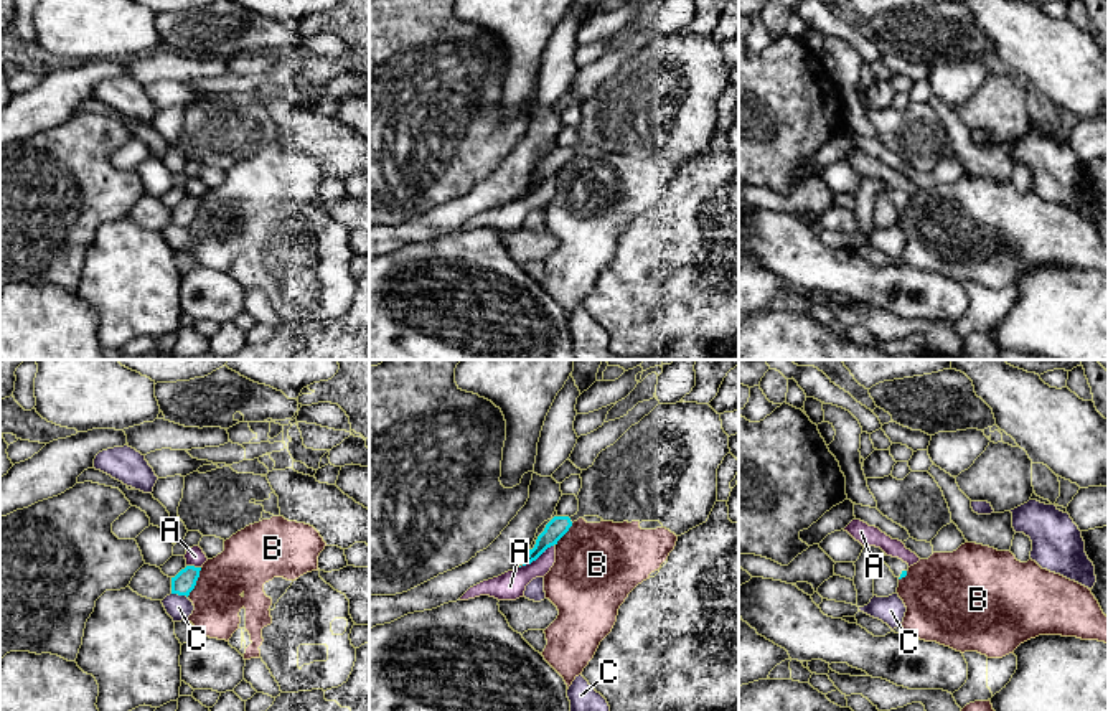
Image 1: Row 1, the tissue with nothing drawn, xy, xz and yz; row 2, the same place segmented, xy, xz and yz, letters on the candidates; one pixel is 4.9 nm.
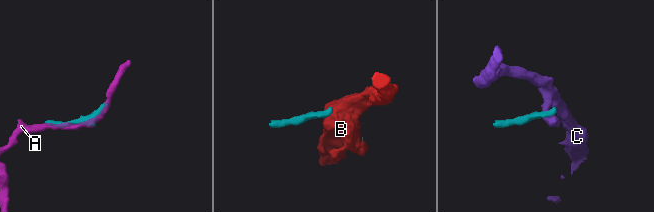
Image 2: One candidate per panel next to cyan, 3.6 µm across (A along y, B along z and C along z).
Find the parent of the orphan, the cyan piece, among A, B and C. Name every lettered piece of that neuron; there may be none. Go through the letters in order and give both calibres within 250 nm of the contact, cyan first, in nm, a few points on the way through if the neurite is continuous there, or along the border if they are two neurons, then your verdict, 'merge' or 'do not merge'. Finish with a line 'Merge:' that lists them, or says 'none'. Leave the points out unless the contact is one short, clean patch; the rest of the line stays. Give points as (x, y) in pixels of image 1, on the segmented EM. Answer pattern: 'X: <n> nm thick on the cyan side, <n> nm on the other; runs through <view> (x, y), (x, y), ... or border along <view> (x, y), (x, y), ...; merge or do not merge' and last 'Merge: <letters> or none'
A: 100 nm thick on the cyan side, 140 nm on the other; do not merge
B: 110 nm thick on the cyan side, 240 nm on the other; border along xy (201, 568), (195, 588), (187, 596); do not merge
C: 110 nm thick on the cyan side, 120 nm on the other; border along xy (172, 593), (187, 597); do not merge
Merge: none

